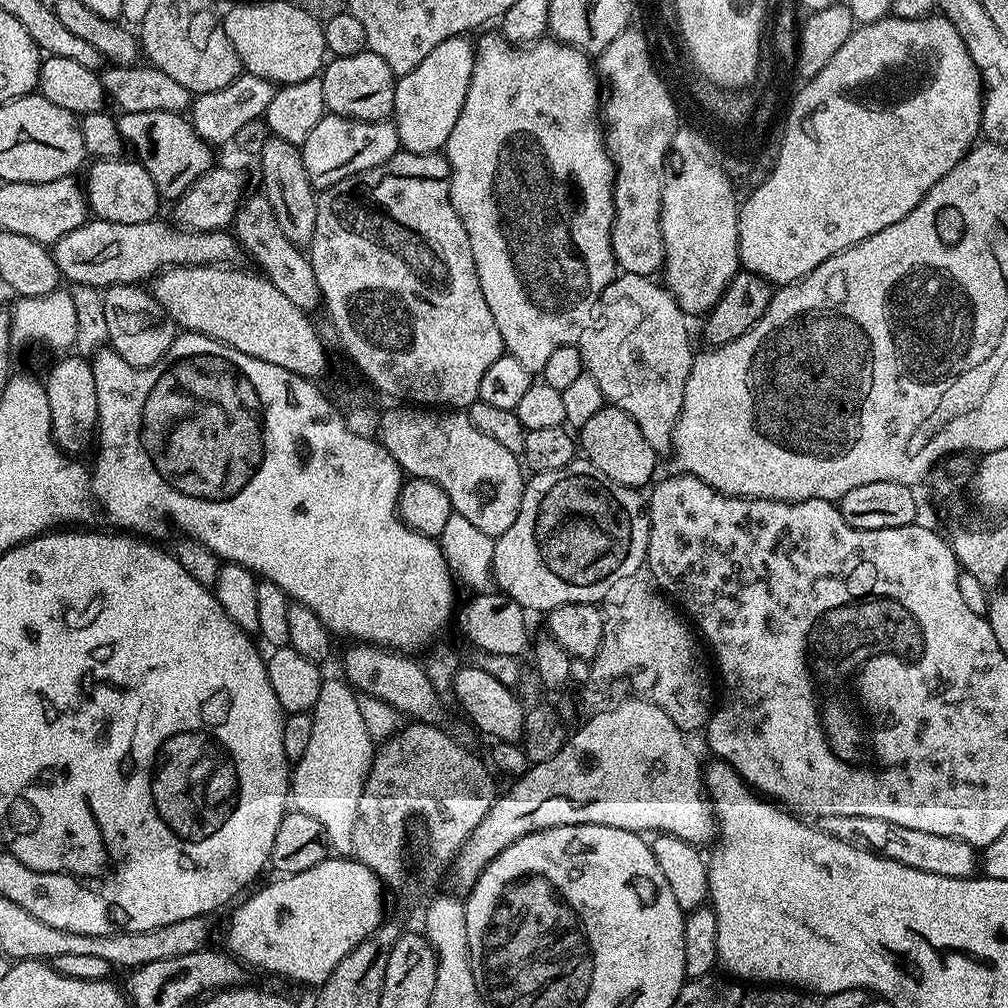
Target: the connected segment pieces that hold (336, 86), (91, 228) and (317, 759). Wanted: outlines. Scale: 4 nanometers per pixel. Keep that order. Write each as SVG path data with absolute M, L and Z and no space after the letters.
M365 50L329 59L319 79L324 107L331 115L346 116L349 120L386 120L391 117L397 77L378 54Z
M92 218L82 226L78 226L78 230L70 230L70 234L66 234L61 240L51 245L51 256L65 281L72 280L73 285L85 284L97 290L107 290L113 284L144 282L140 280L146 279L147 276L155 277L165 268L171 268L173 264L219 264L235 261L238 244L227 231L190 232L181 230L168 222L160 223L159 219L141 224L123 224Z
M325 679L322 690L318 690L318 702L310 713L314 722L312 737L306 746L306 754L295 761L290 772L290 800L295 811L310 814L310 818L321 824L329 845L335 851L336 848L340 851L337 853L348 854L352 852L354 842L354 822L358 822L358 802L362 802L364 783L372 768L374 741L370 730L366 730L366 721L362 718L360 696L351 684L340 680Z

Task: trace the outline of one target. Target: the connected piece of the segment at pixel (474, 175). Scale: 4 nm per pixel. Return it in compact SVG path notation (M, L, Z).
M496 34L482 37L475 49L474 74L470 78L470 90L466 90L466 106L462 106L462 114L458 116L458 122L442 149L443 155L448 157L450 169L448 189L454 210L462 218L462 226L466 226L470 250L474 250L478 282L482 286L486 306L490 306L490 314L494 314L494 326L498 326L498 334L502 334L505 353L518 358L518 362L522 362L528 372L540 374L543 373L546 362L550 362L550 354L554 354L554 350L558 350L560 345L580 341L582 334L592 323L592 309L599 302L602 290L606 290L606 286L618 272L612 253L614 169L608 149L604 147L604 133L598 127L597 120L597 112L602 104L602 88L598 83L598 72L593 61L591 64L588 61L591 59L580 49L561 44L555 38L544 38L531 46L519 48L509 44L503 35Z

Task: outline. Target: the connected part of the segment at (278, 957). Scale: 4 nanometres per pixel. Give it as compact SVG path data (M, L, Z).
M326 858L318 862L318 866L310 866L310 870L281 875L276 878L280 880L258 889L249 900L241 899L231 909L232 917L228 920L228 933L224 940L228 943L227 951L241 965L249 969L257 968L260 972L269 972L272 976L281 976L284 980L293 980L296 984L319 986L327 982L338 962L346 959L361 942L385 923L386 888L380 883L374 870L355 858L332 859Z

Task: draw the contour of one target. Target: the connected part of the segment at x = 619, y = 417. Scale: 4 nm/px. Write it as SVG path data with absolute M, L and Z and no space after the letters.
M600 408L598 414L594 414L594 418L590 418L590 422L579 429L578 440L582 445L583 455L591 464L598 466L598 470L602 470L606 478L614 478L614 482L637 490L643 489L643 484L648 486L653 483L652 475L656 472L658 453L638 422L634 422L634 418L630 418L630 414L626 414L621 408Z

